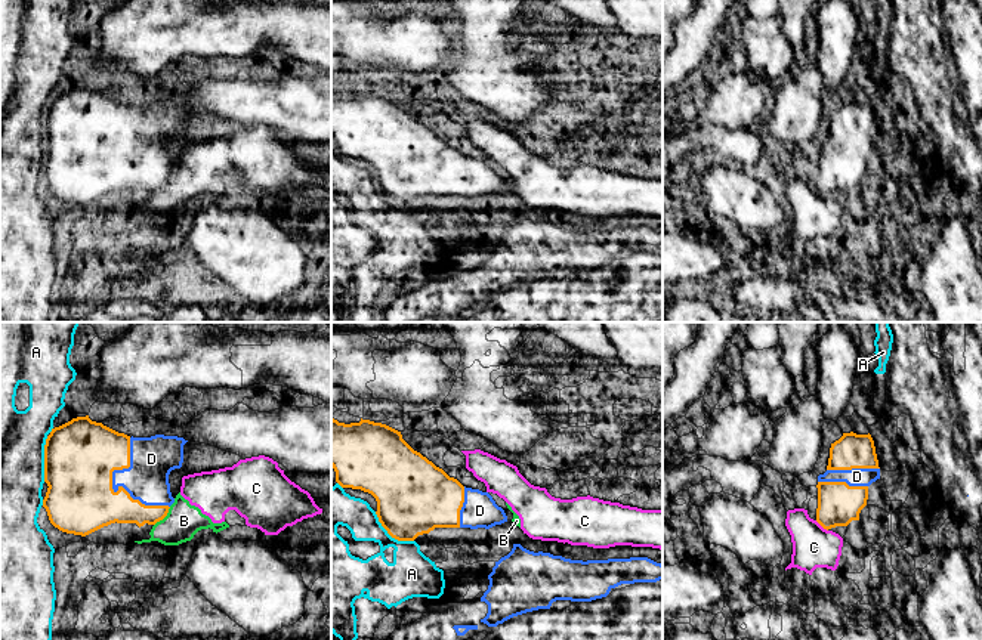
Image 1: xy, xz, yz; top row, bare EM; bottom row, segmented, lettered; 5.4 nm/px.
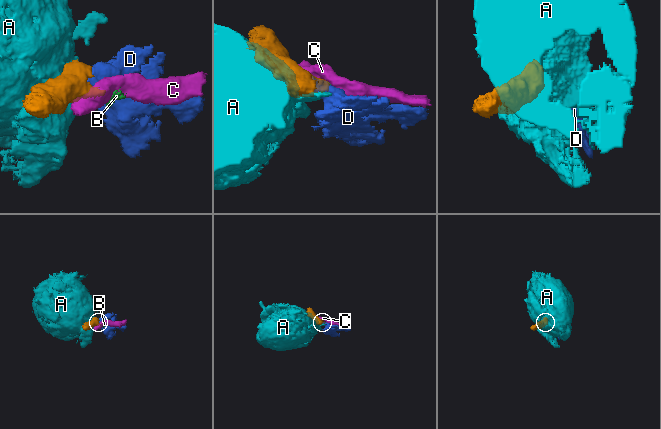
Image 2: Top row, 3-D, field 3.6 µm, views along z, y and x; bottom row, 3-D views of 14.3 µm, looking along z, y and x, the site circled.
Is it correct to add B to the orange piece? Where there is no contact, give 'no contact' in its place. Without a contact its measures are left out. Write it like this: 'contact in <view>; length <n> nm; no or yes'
contact in xy; length 140 nm; no

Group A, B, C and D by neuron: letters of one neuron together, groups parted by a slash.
A / B C / D

